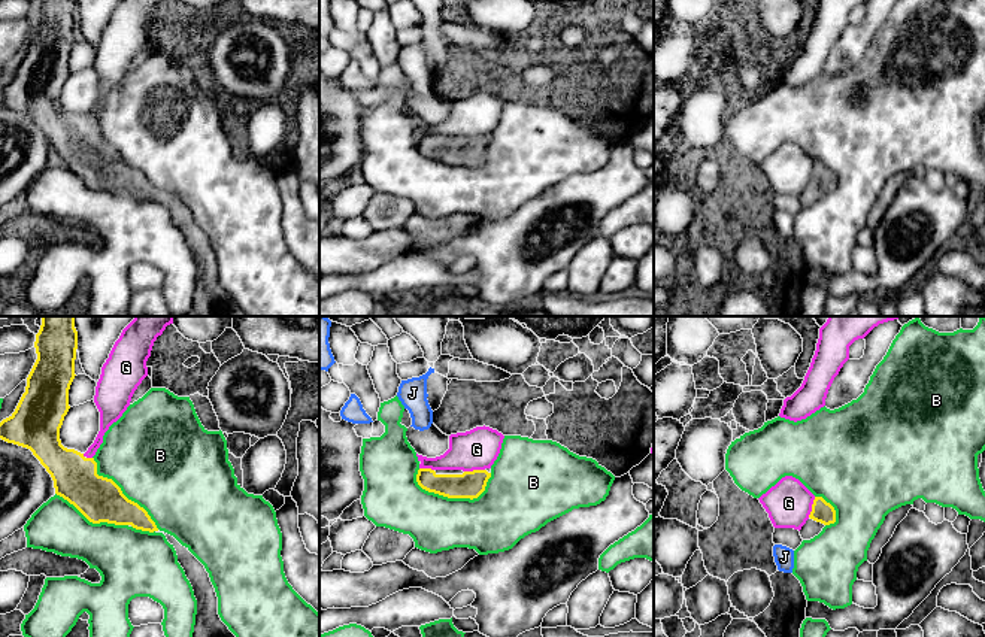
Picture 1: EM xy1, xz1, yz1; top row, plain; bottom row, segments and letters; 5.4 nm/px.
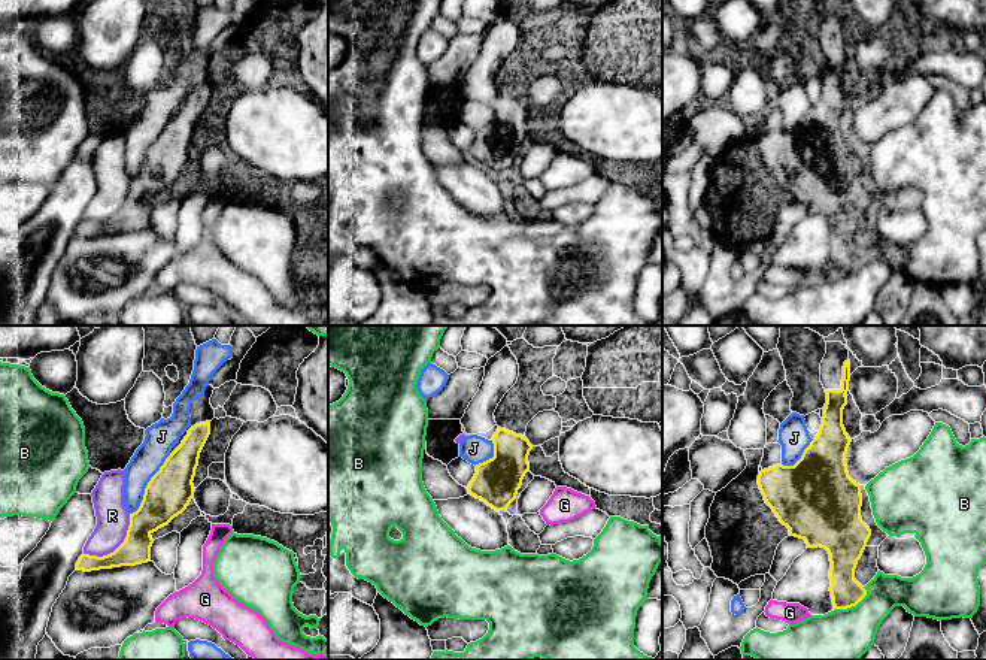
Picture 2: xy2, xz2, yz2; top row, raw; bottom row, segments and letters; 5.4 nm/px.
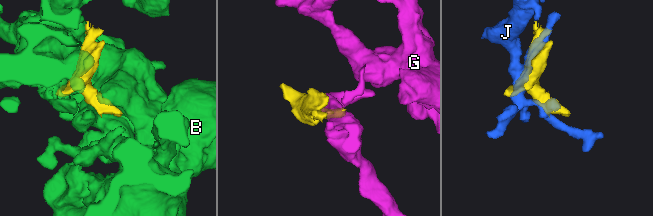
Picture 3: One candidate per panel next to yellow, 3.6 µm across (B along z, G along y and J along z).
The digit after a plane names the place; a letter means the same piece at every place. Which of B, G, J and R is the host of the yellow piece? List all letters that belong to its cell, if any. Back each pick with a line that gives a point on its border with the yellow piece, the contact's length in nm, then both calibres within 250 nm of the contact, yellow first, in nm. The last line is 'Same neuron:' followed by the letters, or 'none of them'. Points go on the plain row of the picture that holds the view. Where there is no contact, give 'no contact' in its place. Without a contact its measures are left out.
Same neuron: none of them

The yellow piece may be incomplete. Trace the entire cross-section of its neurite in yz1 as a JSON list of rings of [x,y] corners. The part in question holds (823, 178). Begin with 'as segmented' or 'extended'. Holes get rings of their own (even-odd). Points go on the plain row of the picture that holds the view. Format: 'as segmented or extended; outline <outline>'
extended; outline [[[815,163],[809,185],[800,195],[803,206],[810,206],[818,201],[825,191],[836,188],[836,176],[822,163]]]

